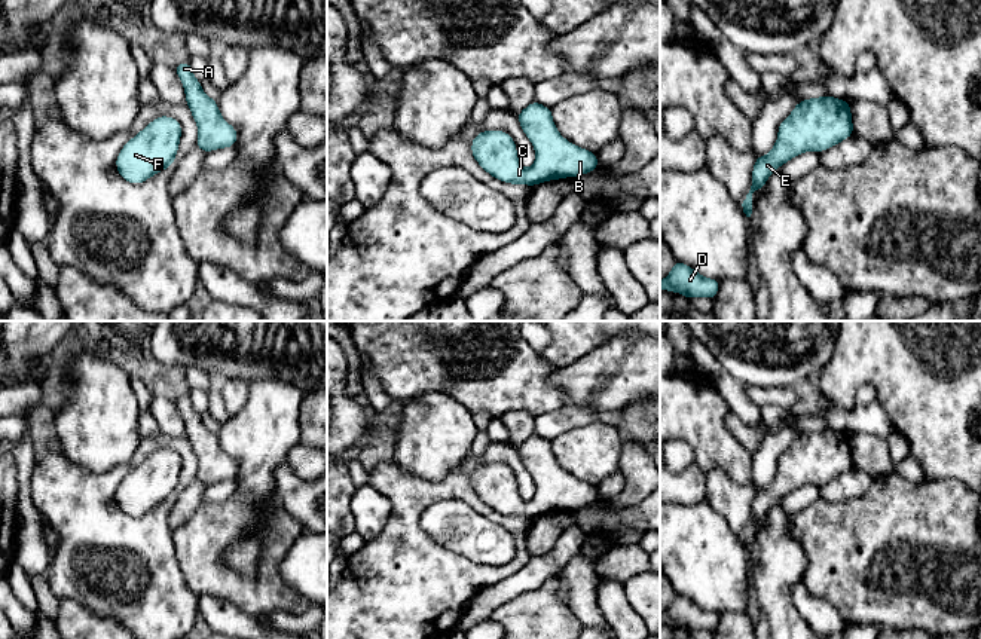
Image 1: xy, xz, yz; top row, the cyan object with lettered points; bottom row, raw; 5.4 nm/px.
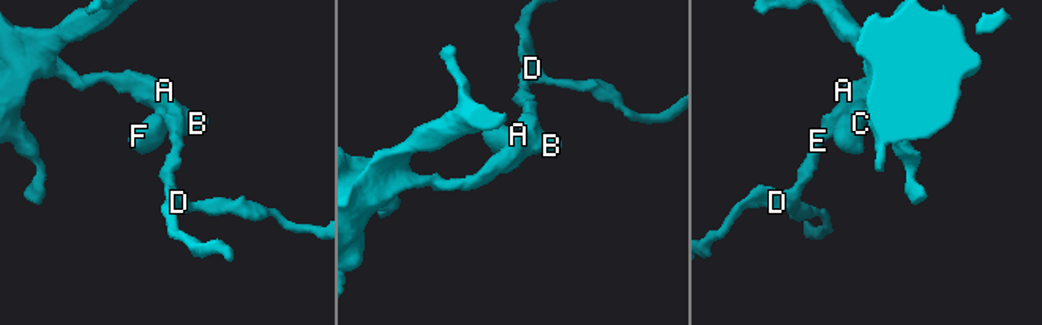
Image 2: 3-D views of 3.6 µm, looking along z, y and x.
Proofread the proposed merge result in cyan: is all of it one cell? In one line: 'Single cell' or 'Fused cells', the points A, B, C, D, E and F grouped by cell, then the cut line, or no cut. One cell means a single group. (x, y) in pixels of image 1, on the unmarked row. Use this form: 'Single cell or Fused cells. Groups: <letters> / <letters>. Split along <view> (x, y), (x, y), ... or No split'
Single cell. Groups: A B C D E F. No split

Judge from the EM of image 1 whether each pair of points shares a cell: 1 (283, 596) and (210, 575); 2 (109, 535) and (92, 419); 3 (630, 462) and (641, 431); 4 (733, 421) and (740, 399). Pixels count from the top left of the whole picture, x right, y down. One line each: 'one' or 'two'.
1: one
2: two
3: two
4: two

